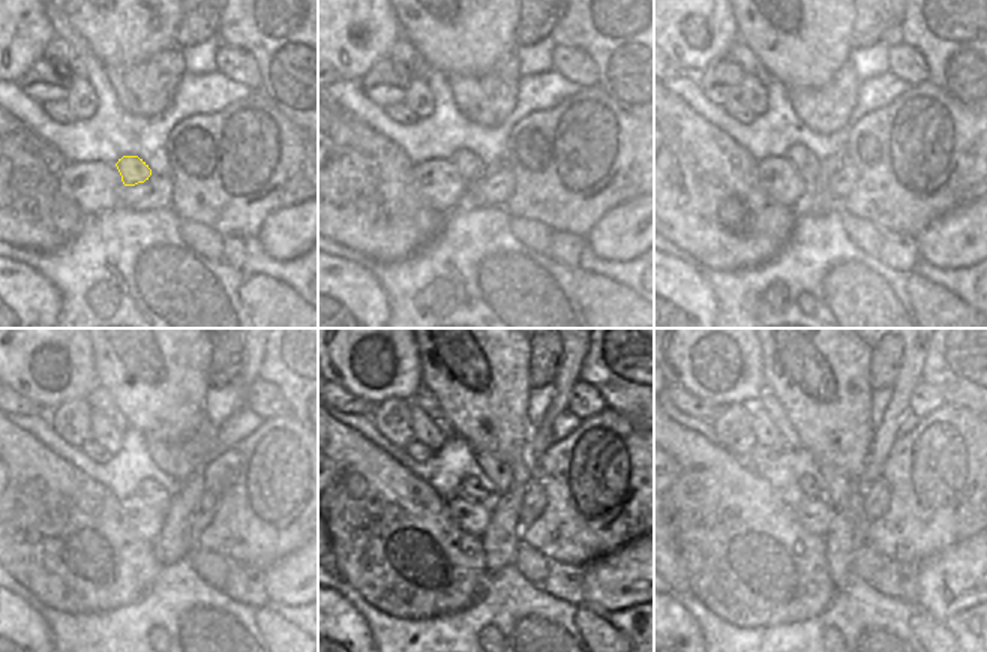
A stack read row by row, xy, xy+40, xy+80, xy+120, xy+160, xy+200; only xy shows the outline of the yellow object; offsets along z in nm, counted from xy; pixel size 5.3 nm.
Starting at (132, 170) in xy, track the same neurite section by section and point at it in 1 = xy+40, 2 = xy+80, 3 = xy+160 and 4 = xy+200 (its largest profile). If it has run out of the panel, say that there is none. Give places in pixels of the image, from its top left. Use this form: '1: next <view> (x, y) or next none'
1: next xy+40 (468, 165)
2: next xy+80 (801, 158)
3: next xy+160 (471, 489)
4: next xy+200 (810, 489)

